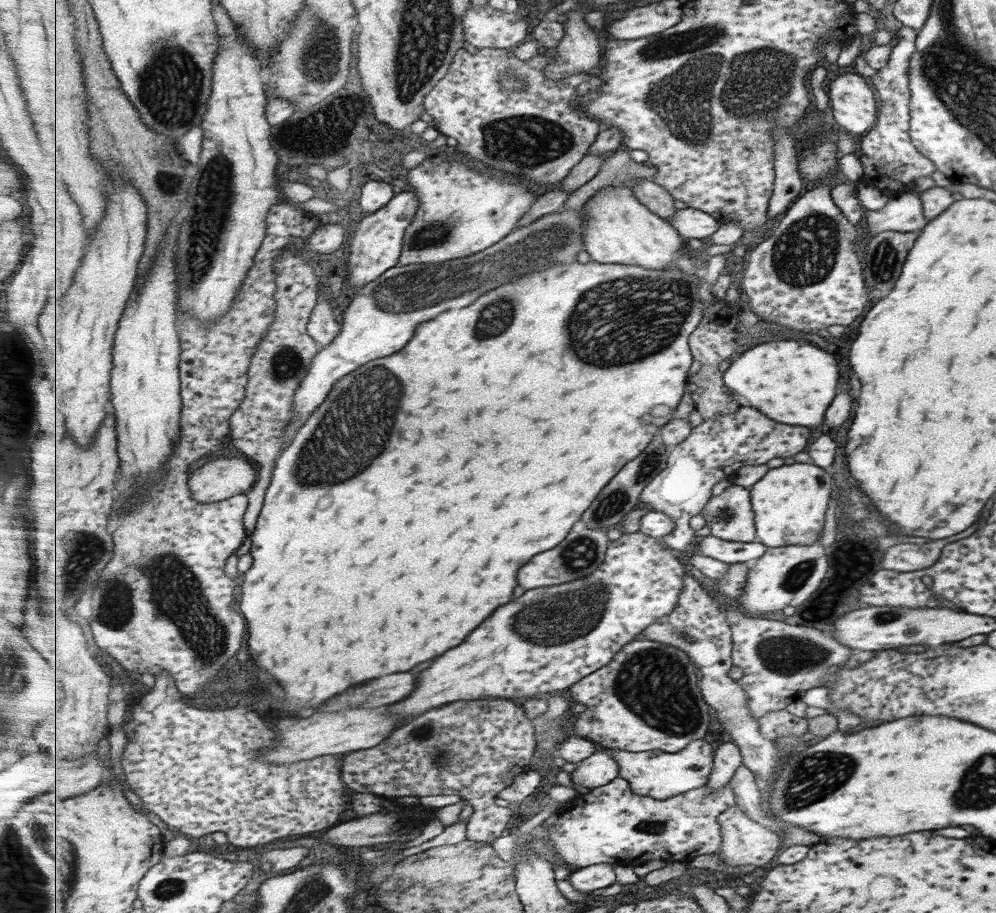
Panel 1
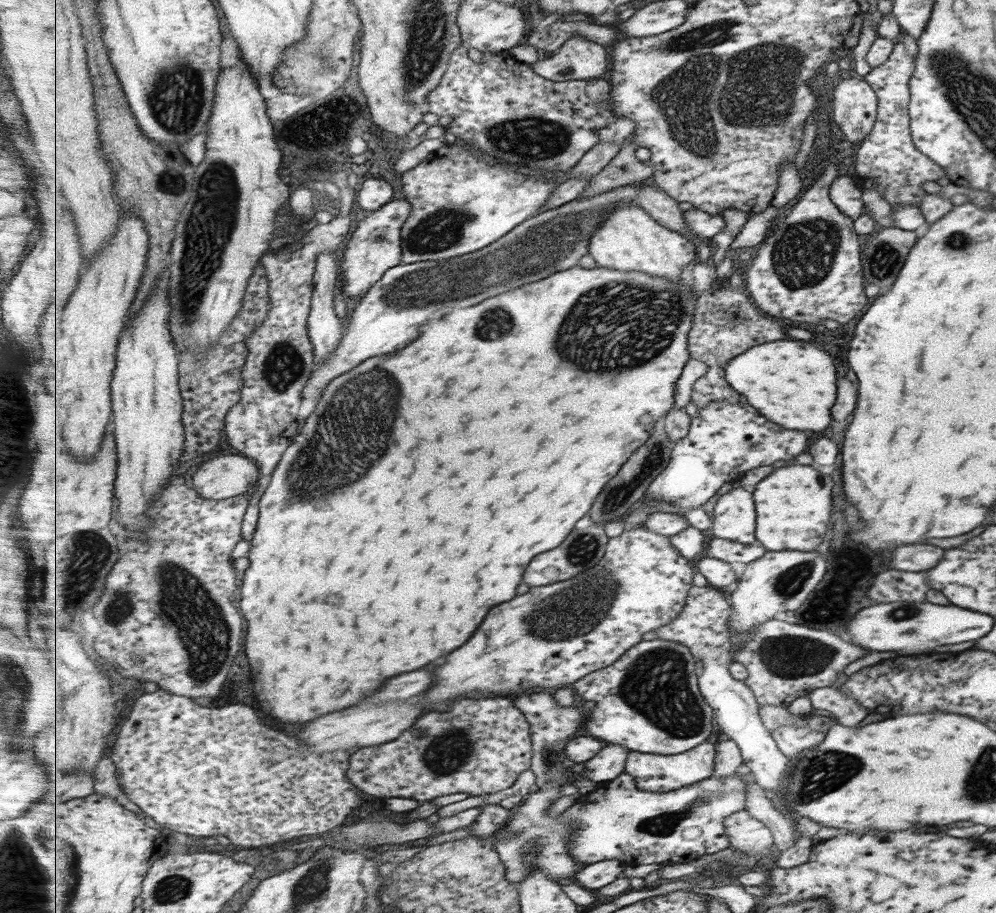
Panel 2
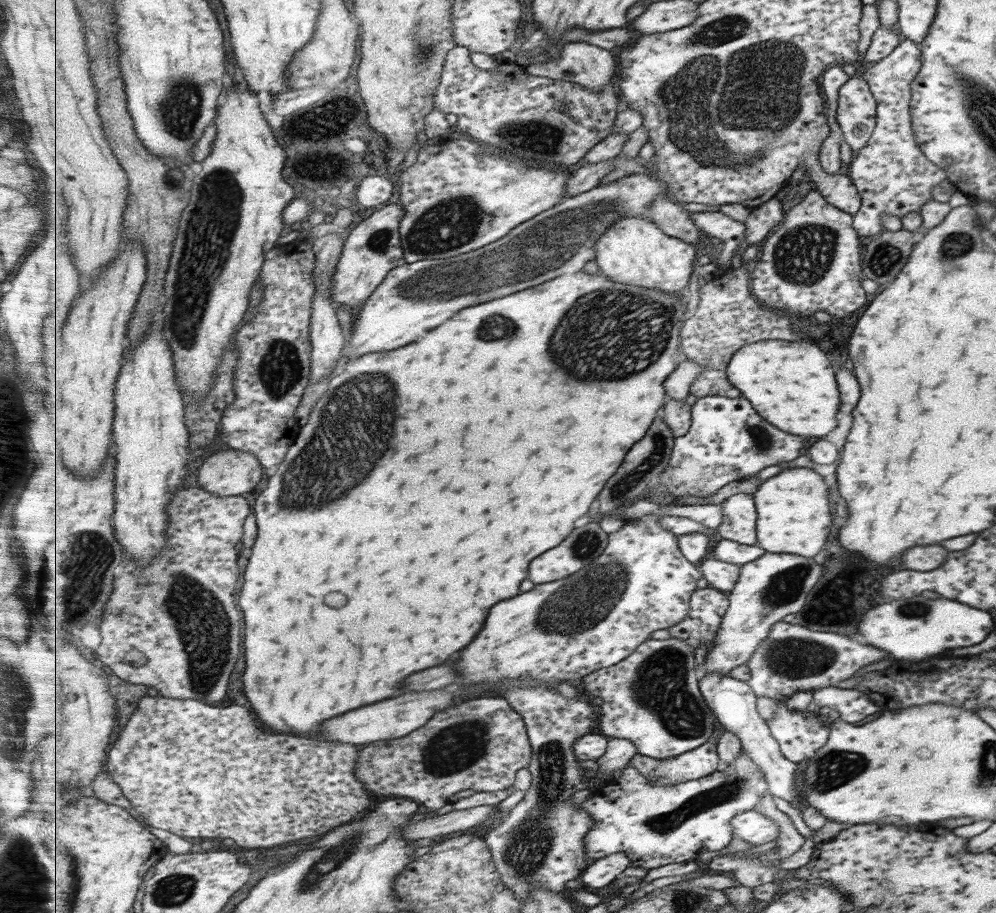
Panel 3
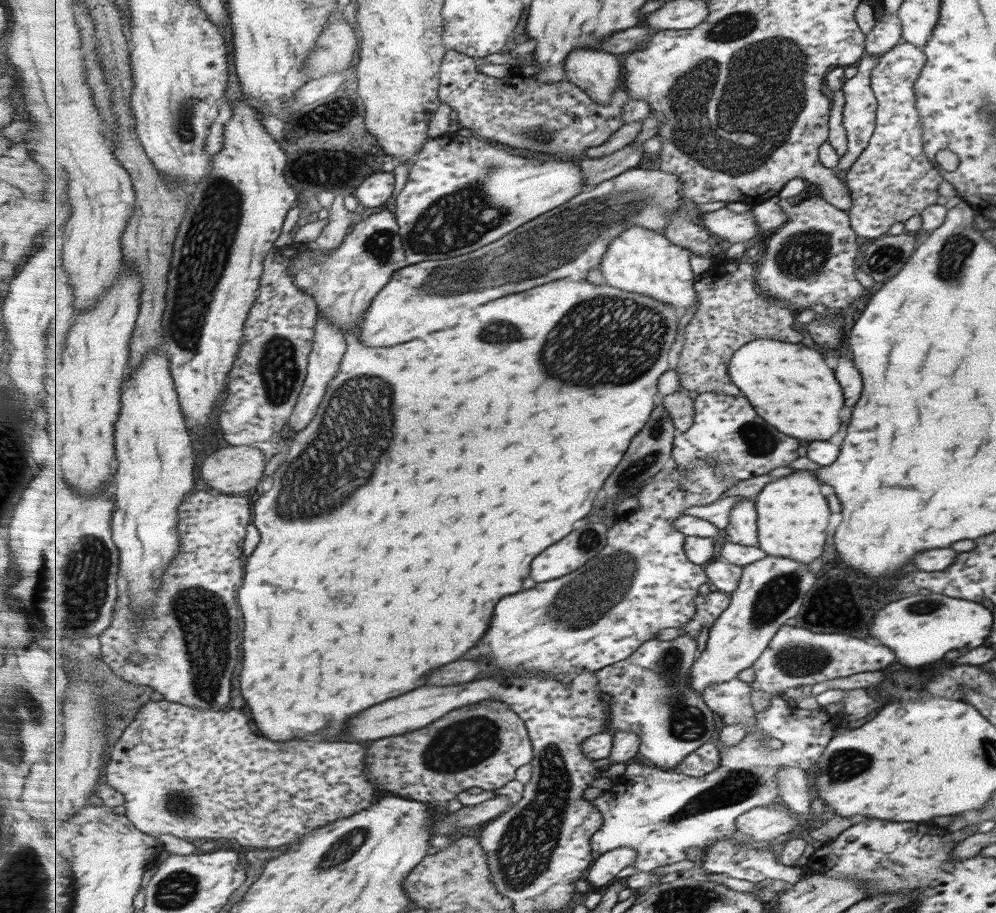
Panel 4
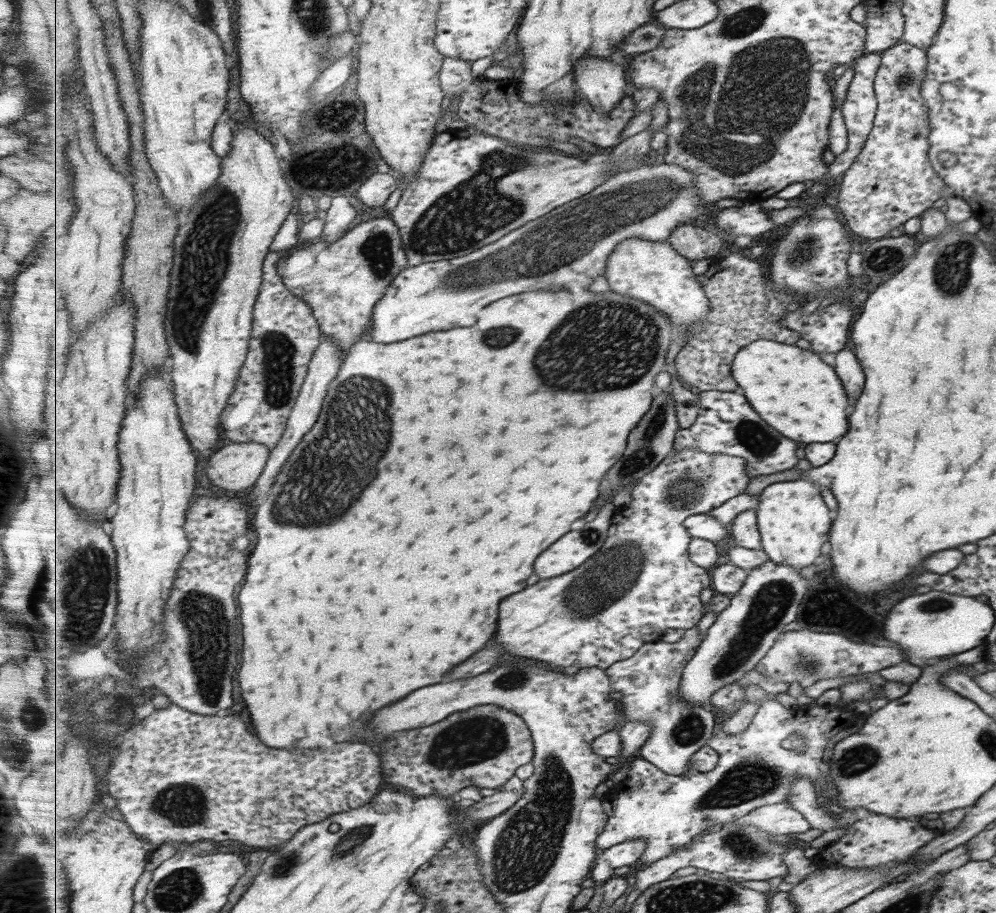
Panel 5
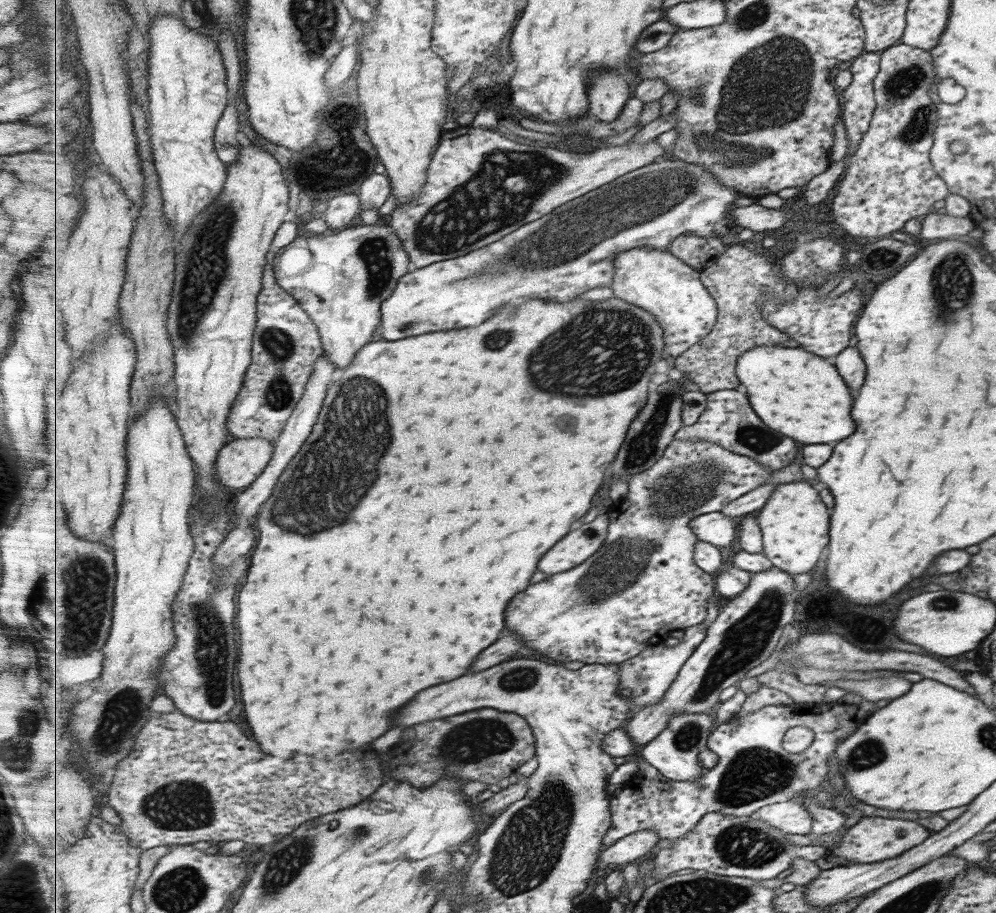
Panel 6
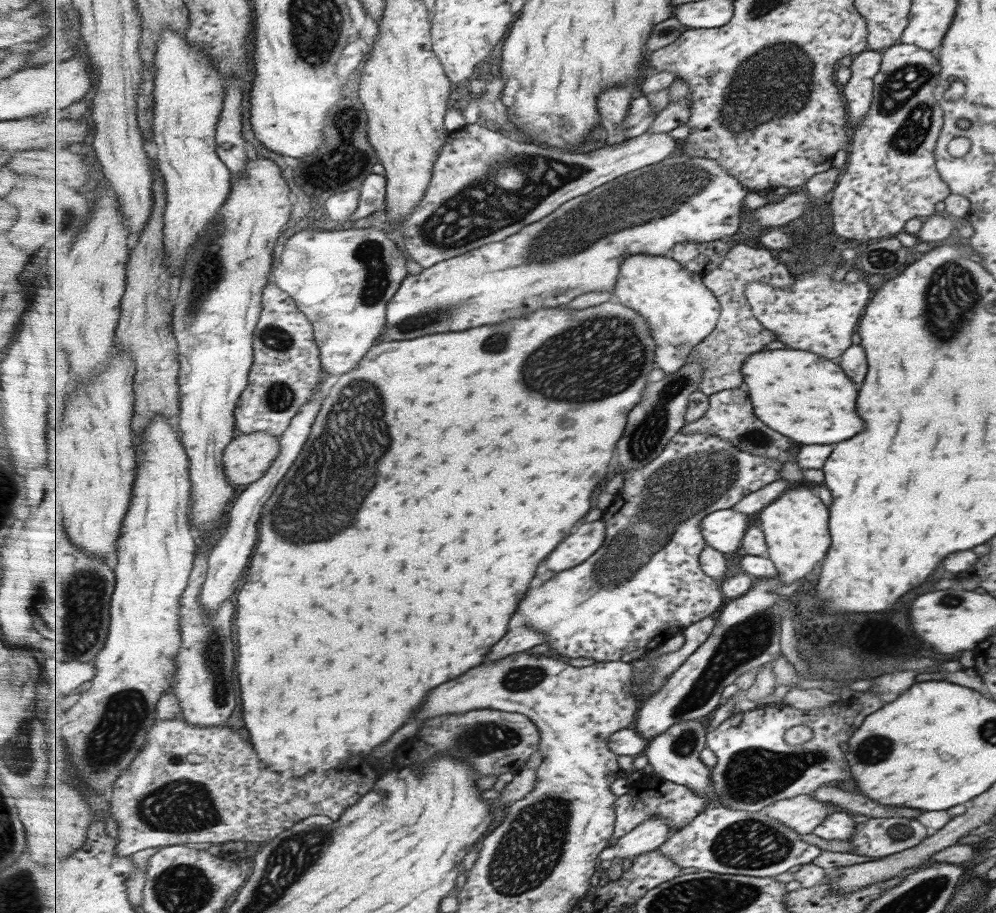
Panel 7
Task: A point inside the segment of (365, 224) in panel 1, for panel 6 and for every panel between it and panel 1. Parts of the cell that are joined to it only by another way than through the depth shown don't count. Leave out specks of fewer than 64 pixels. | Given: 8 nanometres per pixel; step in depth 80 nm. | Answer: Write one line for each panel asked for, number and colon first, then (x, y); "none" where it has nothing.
2: (376, 246)
3: (373, 249)
4: (344, 283)
5: (343, 282)
6: (342, 279)

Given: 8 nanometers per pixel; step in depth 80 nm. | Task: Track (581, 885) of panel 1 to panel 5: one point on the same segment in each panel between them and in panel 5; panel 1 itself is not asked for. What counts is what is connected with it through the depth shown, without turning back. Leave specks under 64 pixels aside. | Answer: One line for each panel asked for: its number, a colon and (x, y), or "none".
2: (593, 877)
3: (599, 874)
4: (603, 872)
5: (627, 853)

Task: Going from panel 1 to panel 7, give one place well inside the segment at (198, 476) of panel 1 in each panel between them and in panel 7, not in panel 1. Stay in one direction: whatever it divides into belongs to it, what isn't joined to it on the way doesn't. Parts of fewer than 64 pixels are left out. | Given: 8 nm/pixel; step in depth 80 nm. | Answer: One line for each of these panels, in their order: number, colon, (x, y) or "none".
2: (226, 476)
3: (232, 472)
4: (232, 470)
5: (238, 466)
6: (240, 463)
7: (250, 456)

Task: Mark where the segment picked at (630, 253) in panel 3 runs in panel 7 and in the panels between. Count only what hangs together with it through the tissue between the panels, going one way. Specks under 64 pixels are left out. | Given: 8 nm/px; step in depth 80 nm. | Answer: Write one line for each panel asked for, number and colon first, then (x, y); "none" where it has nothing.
4: (641, 260)
5: (654, 272)
6: (656, 280)
7: (682, 312)

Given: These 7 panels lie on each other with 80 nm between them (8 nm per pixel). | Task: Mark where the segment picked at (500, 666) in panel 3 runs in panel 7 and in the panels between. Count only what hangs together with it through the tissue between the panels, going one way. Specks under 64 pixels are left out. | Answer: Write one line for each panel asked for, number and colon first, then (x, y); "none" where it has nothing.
4: (642, 582)
5: (643, 581)
6: (644, 582)
7: (645, 585)

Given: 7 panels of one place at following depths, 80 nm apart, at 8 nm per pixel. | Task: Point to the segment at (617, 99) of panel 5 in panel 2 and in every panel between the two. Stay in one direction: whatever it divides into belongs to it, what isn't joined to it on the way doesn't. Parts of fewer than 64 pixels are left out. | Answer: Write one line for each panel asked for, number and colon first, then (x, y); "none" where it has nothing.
2: (578, 58)
3: (593, 67)
4: (598, 73)

